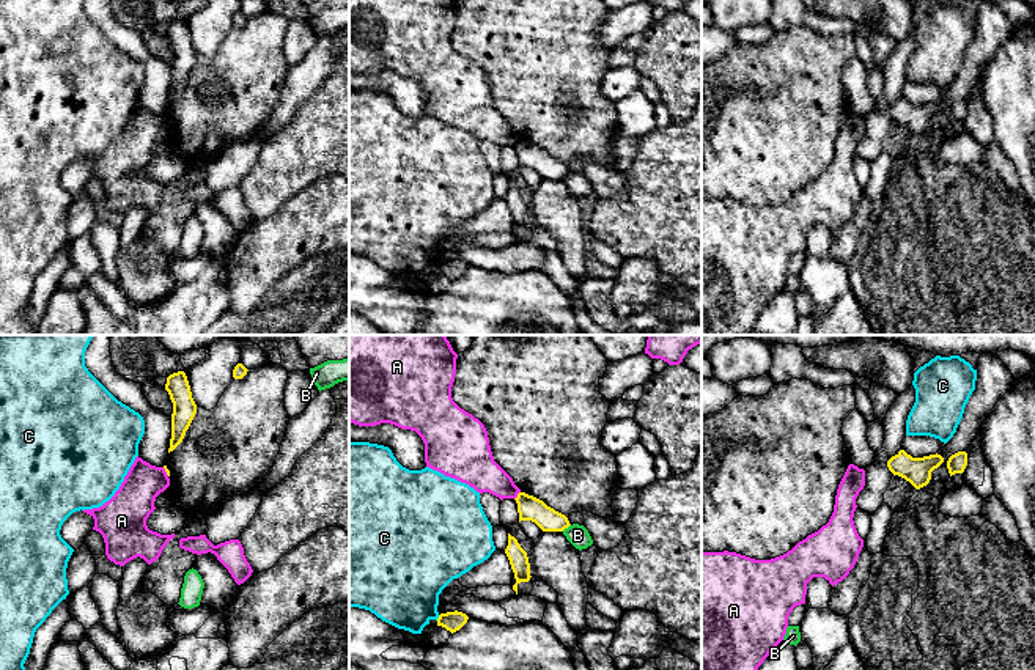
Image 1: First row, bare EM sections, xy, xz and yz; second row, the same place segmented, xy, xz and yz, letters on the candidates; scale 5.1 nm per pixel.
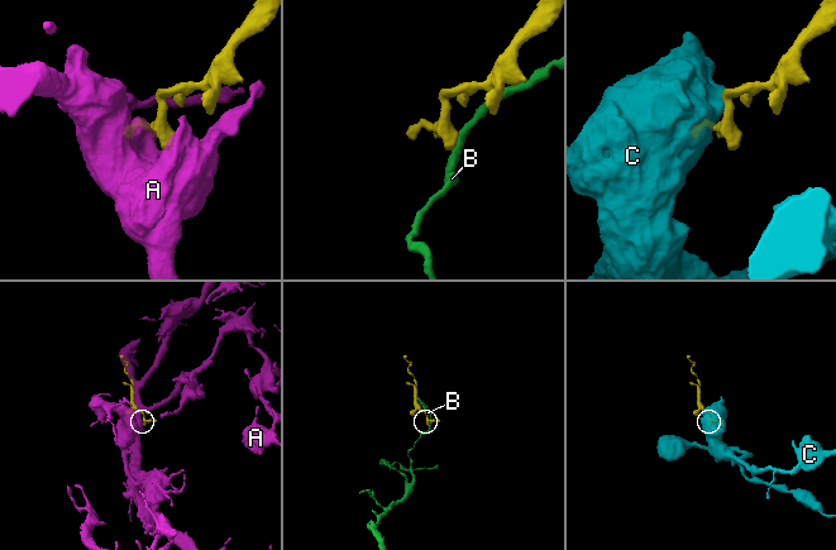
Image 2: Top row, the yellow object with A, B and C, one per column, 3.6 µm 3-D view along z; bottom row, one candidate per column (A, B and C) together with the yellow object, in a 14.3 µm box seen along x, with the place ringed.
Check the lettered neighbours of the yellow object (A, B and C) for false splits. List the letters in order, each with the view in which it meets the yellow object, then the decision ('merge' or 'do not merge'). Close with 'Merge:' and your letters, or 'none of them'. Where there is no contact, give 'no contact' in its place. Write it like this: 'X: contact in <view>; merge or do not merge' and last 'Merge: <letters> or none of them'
A: contact in xz; do not merge
B: contact in xz; do not merge
C: contact in xz; do not merge
Merge: none of them

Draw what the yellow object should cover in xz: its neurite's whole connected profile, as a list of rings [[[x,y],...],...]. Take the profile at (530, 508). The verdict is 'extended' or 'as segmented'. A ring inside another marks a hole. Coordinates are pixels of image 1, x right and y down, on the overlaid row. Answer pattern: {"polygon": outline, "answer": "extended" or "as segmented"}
{"polygon": [[[519,492],[514,500],[518,503],[519,522],[532,521],[543,532],[563,532],[571,525],[565,514],[555,511],[533,495]]], "answer": "as segmented"}

